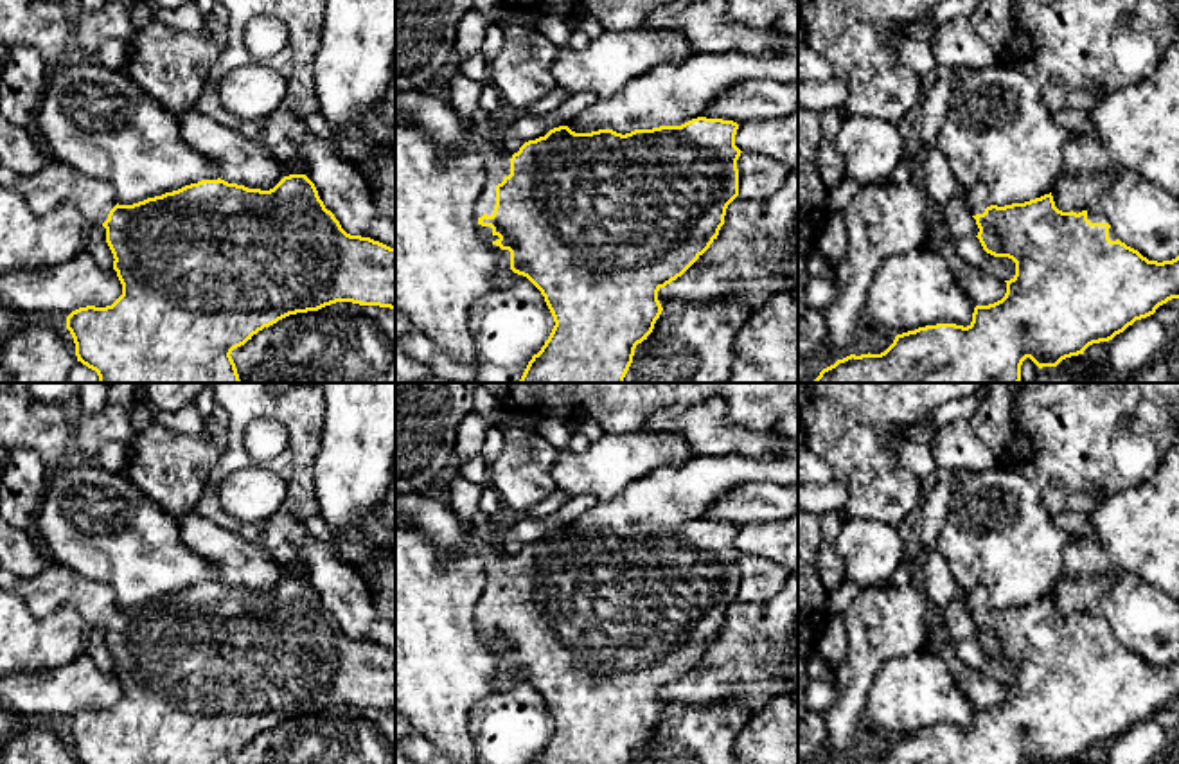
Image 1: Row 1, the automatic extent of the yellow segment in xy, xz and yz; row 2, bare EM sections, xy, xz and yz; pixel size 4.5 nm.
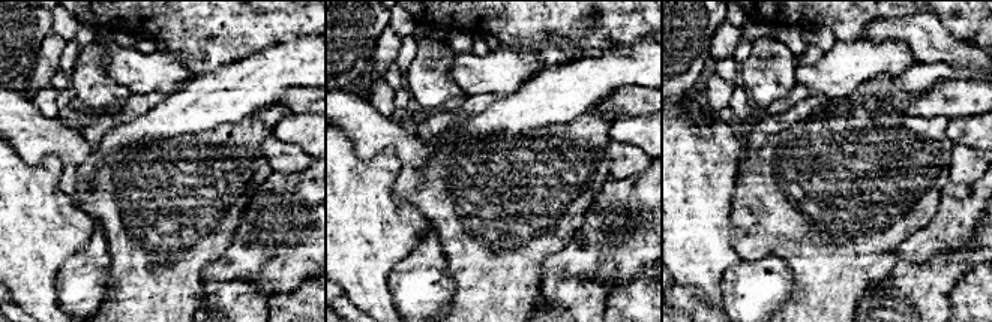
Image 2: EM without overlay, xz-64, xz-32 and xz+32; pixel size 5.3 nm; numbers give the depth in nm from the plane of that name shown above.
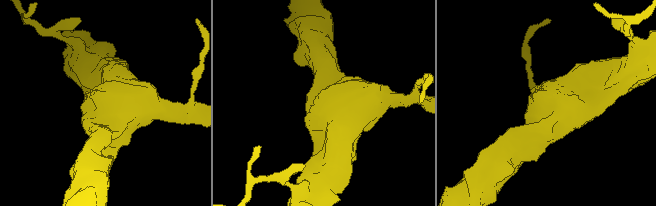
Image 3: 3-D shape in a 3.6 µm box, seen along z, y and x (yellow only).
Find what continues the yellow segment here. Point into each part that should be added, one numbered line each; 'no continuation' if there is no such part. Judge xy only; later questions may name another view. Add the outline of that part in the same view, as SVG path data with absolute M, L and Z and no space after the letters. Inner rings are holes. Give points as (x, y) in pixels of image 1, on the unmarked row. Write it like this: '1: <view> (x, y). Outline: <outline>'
1: xy (56, 586). Outline: M54 561L32 579L20 579L0 568L0 590L18 593L38 617L72 606L90 627L102 627L117 608L111 588Z

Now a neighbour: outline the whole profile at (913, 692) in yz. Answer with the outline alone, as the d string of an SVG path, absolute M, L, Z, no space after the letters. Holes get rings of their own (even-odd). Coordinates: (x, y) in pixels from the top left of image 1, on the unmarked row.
M936 647L888 660L868 690L864 721L897 737L926 728L971 728L976 706L962 692Z

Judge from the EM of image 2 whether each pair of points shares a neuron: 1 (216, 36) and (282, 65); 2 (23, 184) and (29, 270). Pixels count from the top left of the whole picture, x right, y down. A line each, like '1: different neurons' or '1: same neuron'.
1: different neurons
2: same neuron

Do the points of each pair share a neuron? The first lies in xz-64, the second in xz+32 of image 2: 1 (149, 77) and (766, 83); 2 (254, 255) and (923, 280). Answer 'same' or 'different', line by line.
1: different
2: different

